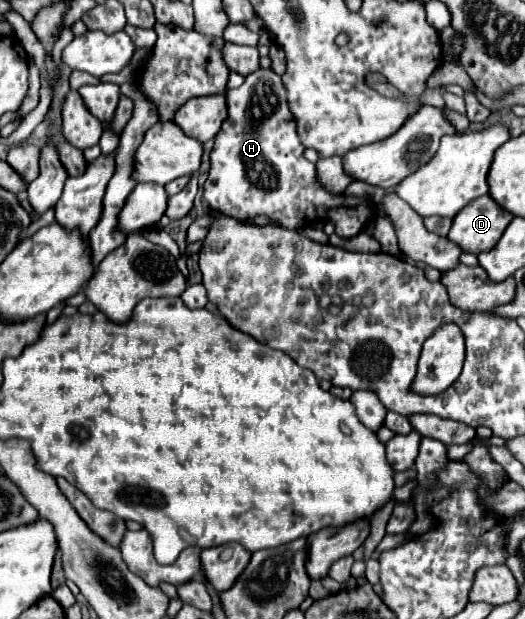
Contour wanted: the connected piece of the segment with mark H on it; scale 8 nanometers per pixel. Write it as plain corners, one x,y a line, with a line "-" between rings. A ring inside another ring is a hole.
260,68
246,76
246,82
226,92
228,118
224,120
220,132
214,138
214,148
210,152
210,174
204,184
204,204
212,210
220,210
236,220
250,222
258,216
266,216
276,226
284,226
286,230
300,230
320,220
330,220
336,226
336,234
340,238
354,238
376,218
376,204
372,200
364,200
358,196
338,194
324,188
318,180
316,164
304,158
304,146
300,144
296,132
296,118
288,108
288,92
284,92
282,76
278,76
272,68

